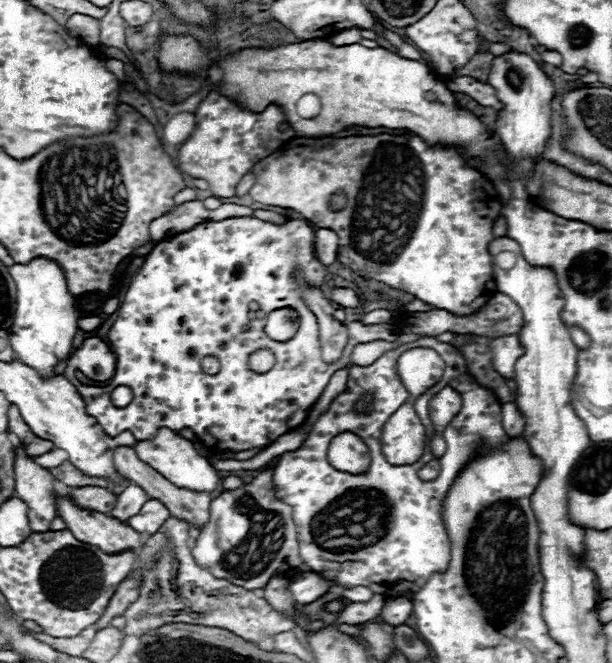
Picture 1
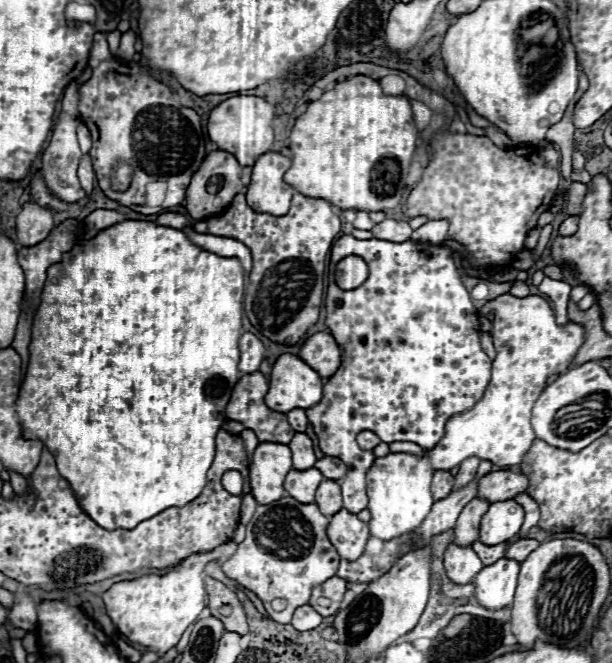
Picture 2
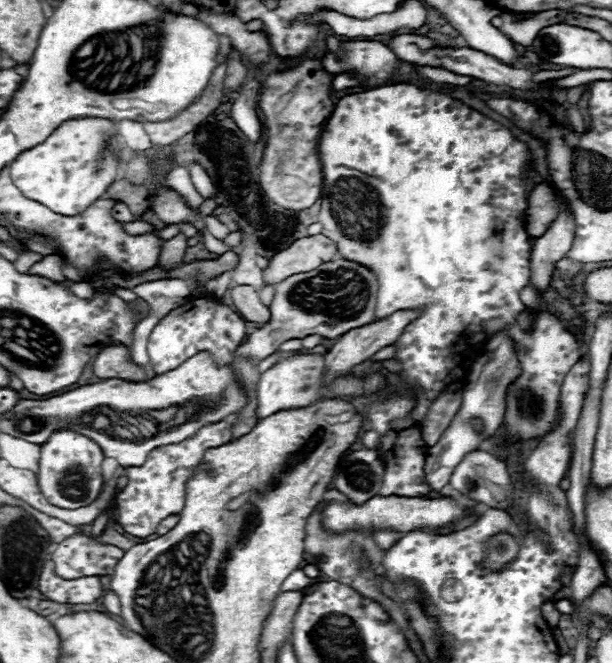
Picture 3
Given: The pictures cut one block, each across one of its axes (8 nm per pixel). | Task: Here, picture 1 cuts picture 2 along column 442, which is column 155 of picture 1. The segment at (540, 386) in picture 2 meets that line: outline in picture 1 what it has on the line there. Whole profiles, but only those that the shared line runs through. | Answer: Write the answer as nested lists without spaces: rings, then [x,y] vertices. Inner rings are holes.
[[[160,428],[154,440],[138,440],[134,450],[142,462],[152,466],[156,472],[160,472],[164,478],[168,478],[176,486],[198,490],[198,492],[214,492],[218,486],[218,472],[210,466],[210,462],[196,452],[190,440],[182,438],[178,432],[170,428]]]

